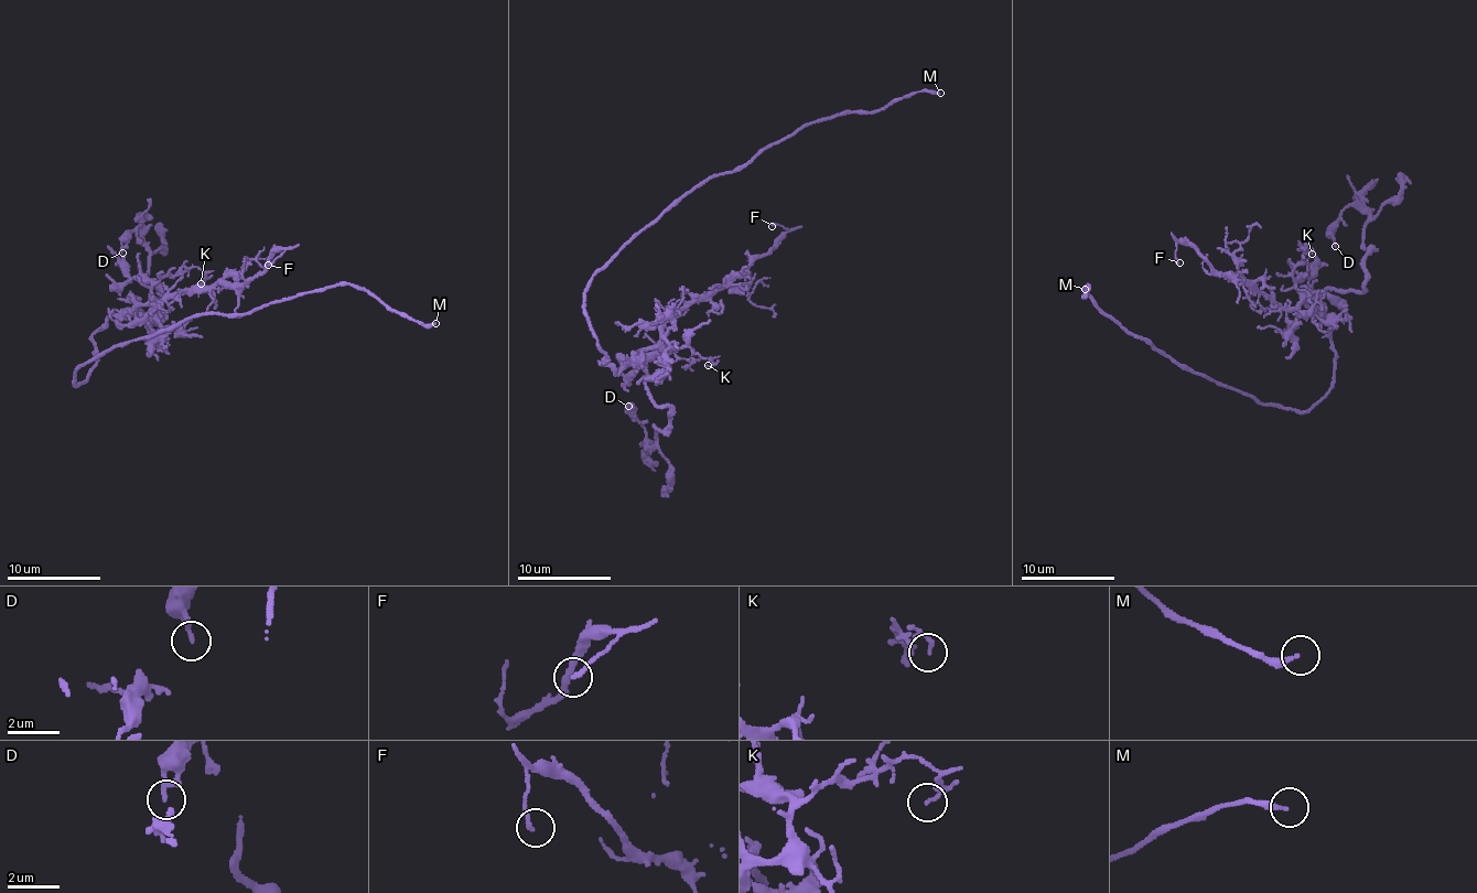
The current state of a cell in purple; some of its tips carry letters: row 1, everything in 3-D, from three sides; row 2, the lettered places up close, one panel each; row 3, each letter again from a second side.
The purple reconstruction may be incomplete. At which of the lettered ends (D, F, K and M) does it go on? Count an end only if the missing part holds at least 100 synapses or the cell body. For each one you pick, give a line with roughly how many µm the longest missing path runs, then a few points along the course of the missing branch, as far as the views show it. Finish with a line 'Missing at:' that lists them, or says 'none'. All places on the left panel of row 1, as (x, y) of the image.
M: 20 µm
Missing at: M

